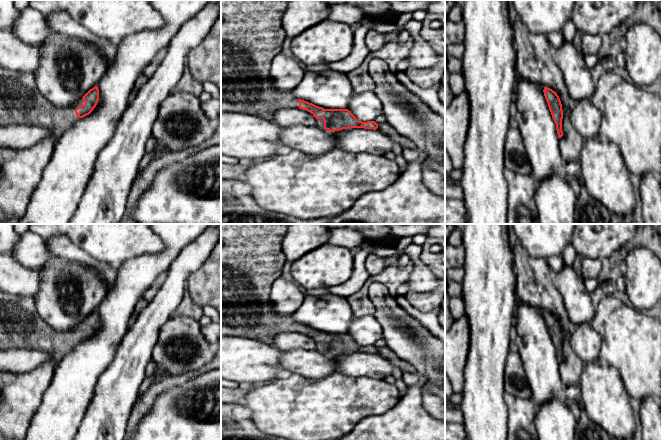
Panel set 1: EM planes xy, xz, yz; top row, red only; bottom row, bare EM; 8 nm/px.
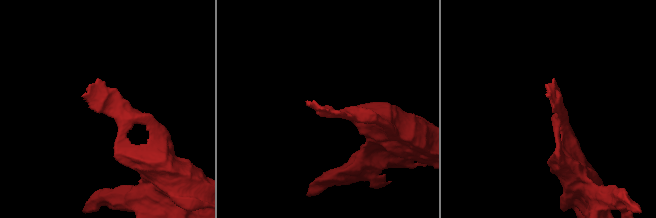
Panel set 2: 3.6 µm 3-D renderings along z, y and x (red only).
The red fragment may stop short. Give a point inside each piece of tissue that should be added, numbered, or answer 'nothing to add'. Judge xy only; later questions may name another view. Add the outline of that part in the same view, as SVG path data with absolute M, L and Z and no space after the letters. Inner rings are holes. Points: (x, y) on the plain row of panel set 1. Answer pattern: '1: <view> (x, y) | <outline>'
1: xy (21, 327) | M0 290L0 347L2 348L34 349L60 359L78 343L75 333L80 329L84 329L82 323L69 332L54 331L37 313L33 299L11 295Z

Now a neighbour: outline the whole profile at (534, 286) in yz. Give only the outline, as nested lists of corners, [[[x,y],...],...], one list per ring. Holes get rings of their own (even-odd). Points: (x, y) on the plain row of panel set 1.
[[[517,241],[512,249],[515,274],[515,297],[518,303],[552,313],[560,322],[563,334],[560,377],[564,387],[579,385],[584,364],[570,343],[572,325],[563,300],[553,281],[553,272],[543,258],[532,257]]]

